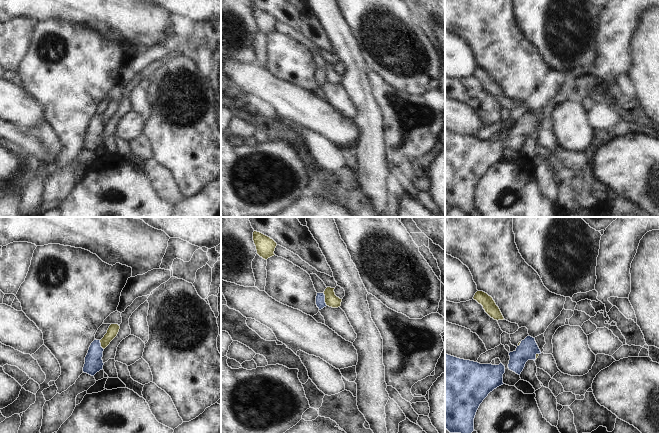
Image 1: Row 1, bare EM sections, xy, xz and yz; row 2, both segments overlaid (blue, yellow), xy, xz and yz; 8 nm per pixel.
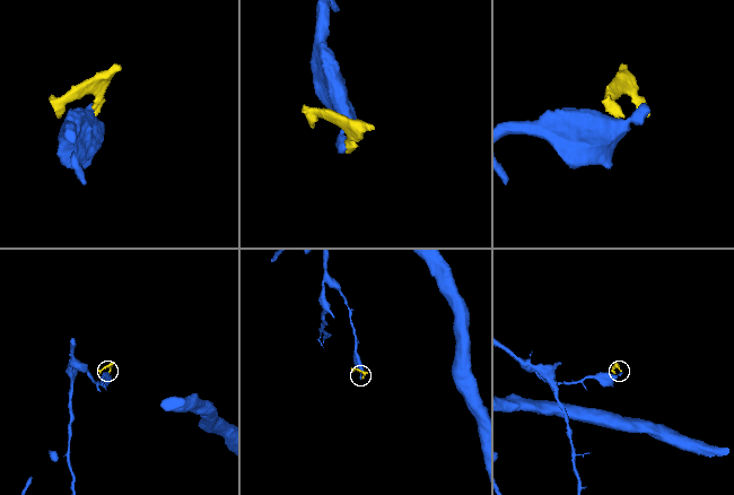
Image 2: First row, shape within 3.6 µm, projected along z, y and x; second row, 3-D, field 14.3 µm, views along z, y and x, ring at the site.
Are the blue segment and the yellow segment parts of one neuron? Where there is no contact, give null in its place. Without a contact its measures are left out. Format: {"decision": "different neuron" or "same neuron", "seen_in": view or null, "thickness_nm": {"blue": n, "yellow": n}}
{"decision": "different neuron", "seen_in": "xz", "thickness_nm": {"blue": 80, "yellow": 110}}

